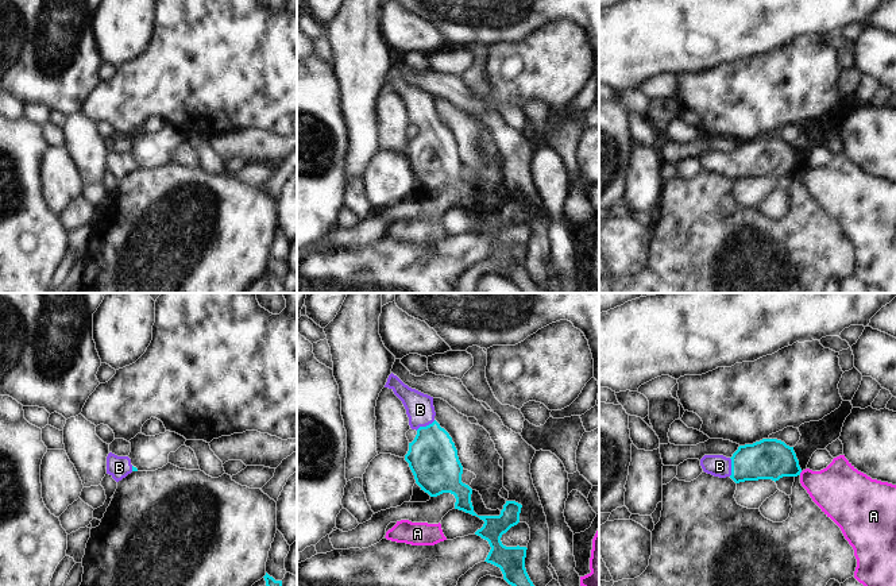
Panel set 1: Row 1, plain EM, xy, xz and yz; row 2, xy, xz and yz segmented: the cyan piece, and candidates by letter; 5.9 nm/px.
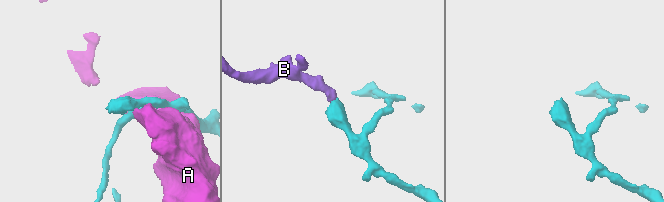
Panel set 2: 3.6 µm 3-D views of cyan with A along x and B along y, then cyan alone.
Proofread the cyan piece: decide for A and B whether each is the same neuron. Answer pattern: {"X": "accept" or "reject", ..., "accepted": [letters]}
{"A": "reject", "B": "accept", "accepted": ["B"]}

